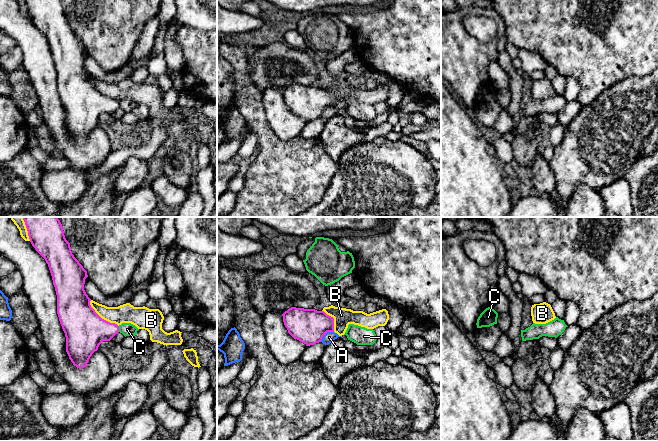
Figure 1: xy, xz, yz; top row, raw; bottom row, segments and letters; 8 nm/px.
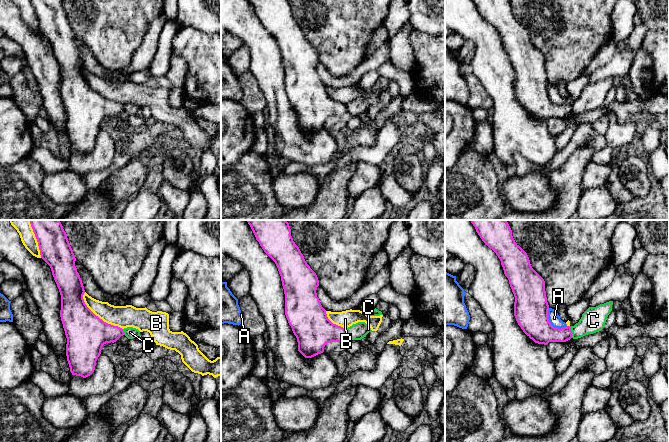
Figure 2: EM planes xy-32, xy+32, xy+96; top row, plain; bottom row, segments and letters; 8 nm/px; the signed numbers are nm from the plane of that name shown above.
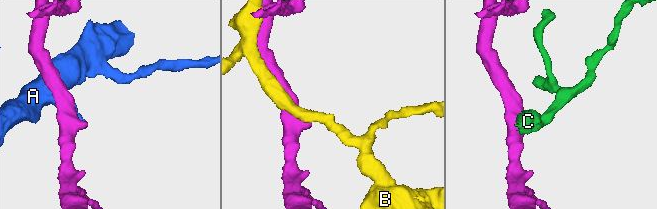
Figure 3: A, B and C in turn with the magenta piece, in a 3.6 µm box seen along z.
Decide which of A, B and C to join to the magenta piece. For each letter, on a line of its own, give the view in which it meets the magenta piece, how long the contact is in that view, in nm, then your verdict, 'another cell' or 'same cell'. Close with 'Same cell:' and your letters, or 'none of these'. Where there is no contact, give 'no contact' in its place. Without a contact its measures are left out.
A: xz | 140 nm | another cell
B: xy | 320 nm | another cell
C: xy | 50 nm | another cell
Same cell: none of these

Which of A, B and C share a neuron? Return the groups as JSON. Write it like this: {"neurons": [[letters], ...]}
{"neurons": [["A"], ["B"], ["C"]]}

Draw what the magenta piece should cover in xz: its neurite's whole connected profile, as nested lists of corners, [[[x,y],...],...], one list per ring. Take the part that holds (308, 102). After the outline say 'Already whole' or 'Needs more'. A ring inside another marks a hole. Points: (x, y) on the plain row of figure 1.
[[[291,83],[282,92],[288,109],[306,122],[321,118],[327,108],[334,108],[334,94],[324,87]]]. Already whole

